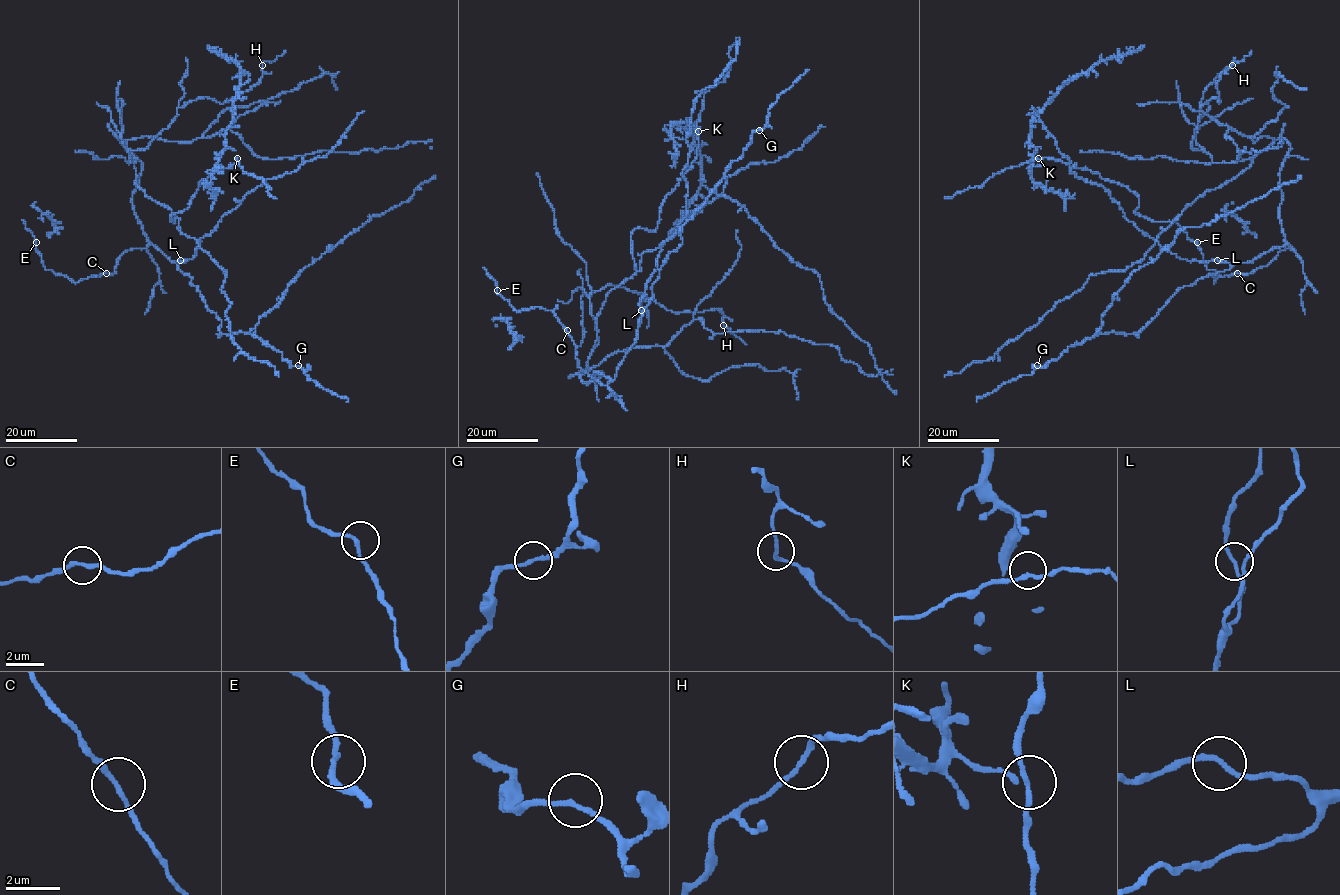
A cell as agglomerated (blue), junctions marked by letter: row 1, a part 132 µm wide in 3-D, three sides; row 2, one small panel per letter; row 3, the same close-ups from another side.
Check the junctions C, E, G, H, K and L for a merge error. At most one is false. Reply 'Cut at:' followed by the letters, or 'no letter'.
Cut at: no letter

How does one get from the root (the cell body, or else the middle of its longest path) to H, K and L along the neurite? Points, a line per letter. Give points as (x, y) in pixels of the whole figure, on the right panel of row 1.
H: (1254, 259), (1286, 244), (1290, 144), (1231, 162), (1192, 148), (1232, 65)
K: (1254, 259), (1181, 259), (1154, 241), (1178, 217), (1141, 217), (1135, 212), (1138, 196), (1125, 186), (1038, 158)
L: (1254, 259), (1234, 264), (1218, 260)

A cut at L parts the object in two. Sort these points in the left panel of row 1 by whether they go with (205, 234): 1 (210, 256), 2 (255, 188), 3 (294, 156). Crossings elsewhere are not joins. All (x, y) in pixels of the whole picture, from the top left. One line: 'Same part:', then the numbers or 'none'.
Same part: 2

